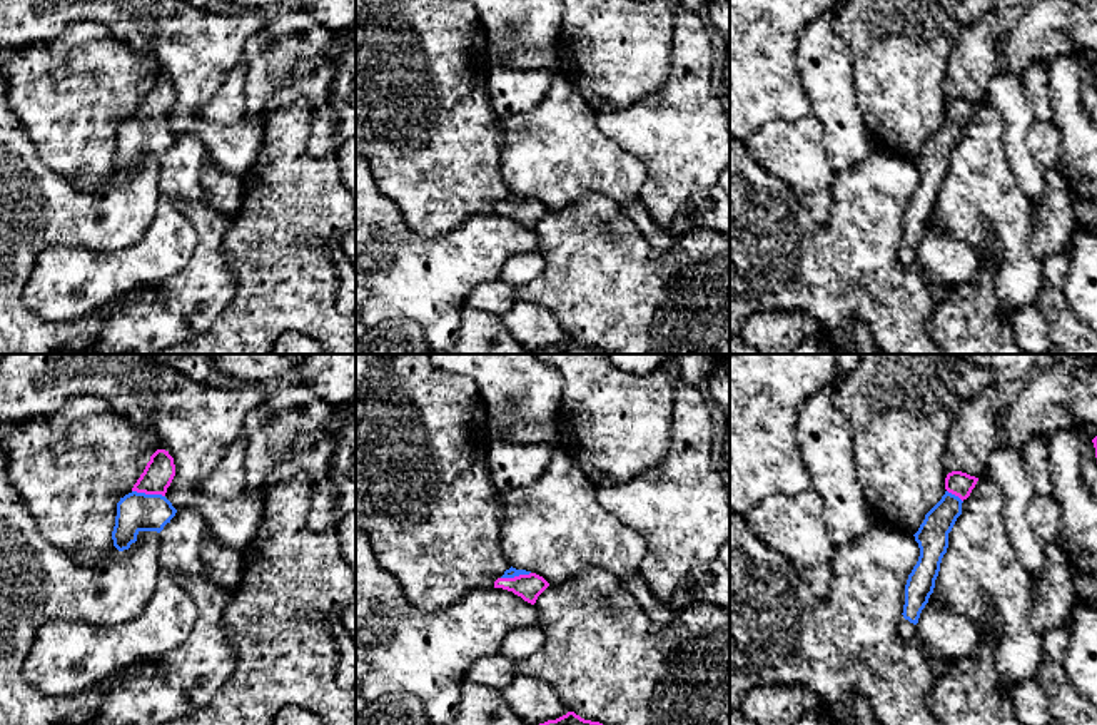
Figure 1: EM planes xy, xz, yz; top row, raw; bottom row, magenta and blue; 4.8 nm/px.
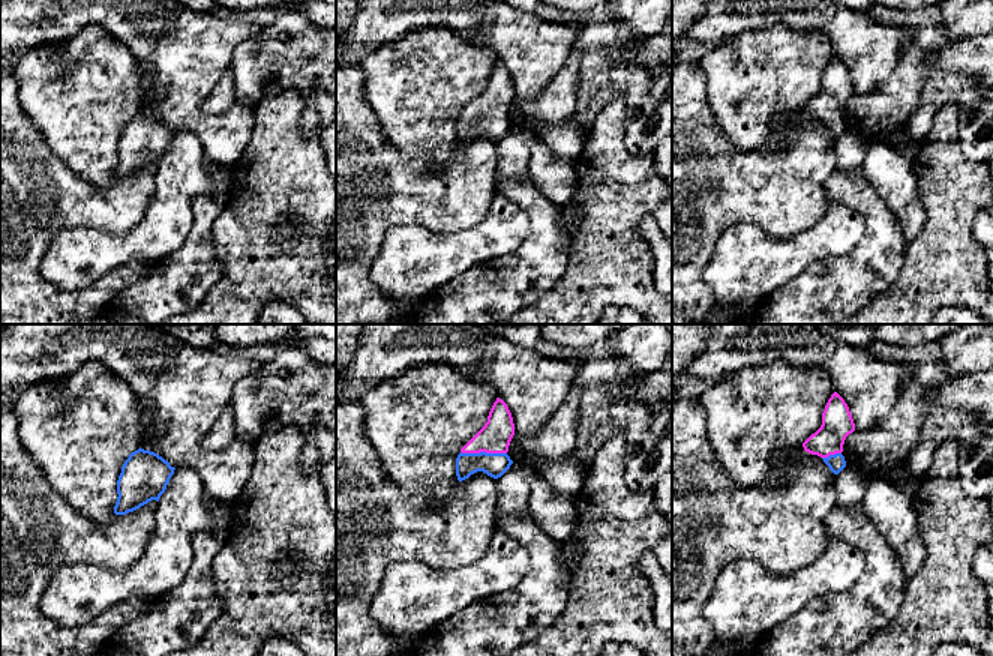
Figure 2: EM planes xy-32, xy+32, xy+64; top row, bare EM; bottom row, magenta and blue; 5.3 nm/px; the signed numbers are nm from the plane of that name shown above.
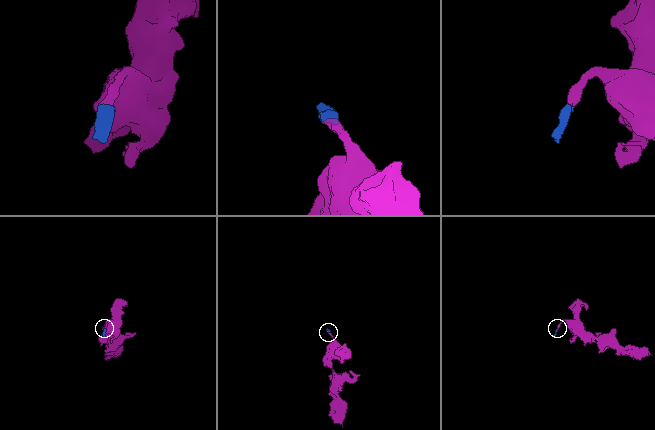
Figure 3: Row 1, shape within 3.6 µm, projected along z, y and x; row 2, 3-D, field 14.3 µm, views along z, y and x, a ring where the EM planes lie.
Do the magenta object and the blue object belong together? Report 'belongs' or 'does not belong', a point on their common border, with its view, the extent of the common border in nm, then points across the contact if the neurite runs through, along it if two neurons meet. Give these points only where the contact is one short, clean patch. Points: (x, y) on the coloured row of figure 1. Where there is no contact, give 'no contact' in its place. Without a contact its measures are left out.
belongs; meets magenta in xy at (149, 493); contact 160 nm long; runs through xy (161, 470), (149, 493), (136, 512)

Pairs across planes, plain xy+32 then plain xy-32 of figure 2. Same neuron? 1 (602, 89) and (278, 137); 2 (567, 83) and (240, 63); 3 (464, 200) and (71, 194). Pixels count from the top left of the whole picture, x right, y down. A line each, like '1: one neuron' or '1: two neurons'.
1: two neurons
2: two neurons
3: one neuron

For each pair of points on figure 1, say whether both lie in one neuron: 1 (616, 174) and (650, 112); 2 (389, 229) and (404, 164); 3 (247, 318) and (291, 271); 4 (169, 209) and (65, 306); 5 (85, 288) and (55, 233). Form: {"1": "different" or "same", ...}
{"1": "different", "2": "different", "3": "same", "4": "same", "5": "different"}

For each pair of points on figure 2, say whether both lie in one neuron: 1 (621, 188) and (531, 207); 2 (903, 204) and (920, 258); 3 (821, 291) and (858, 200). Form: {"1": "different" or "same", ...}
{"1": "different", "2": "different", "3": "same"}

